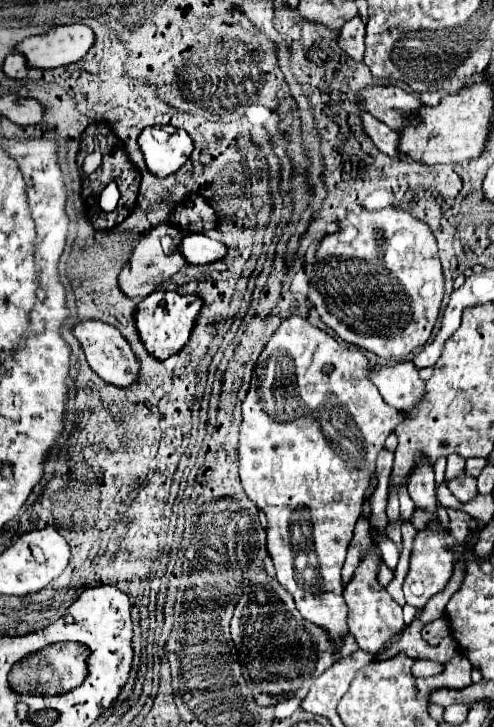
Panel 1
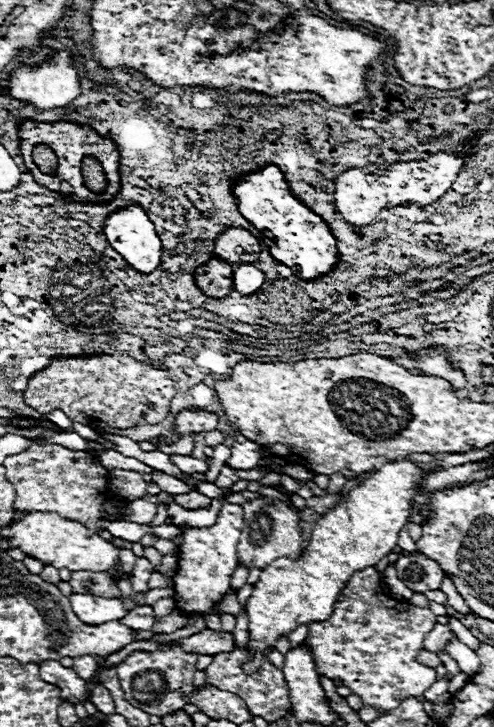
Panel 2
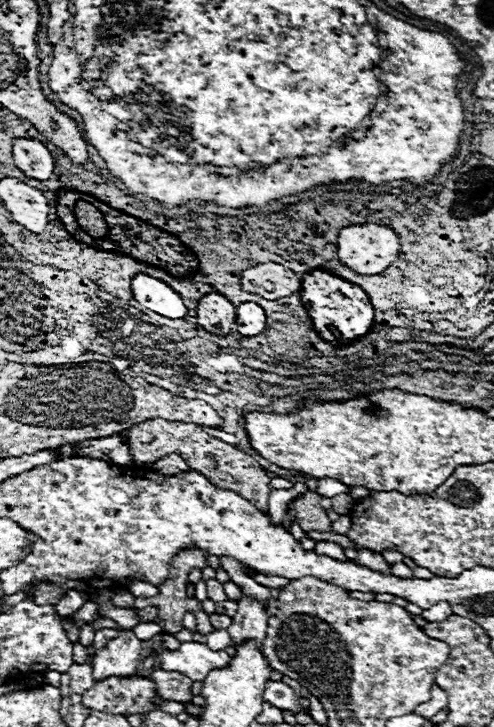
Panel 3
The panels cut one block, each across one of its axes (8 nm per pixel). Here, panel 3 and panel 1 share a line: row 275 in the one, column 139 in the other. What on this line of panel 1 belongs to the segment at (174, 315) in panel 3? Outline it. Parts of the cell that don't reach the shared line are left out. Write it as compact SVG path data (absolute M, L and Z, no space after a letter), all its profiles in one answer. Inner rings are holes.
M160 126L164 132L170 132L168 142L158 142L152 134L152 128L144 128L138 144L140 150L144 154L146 166L150 172L154 172L156 176L170 176L176 170L180 170L192 156L194 150L194 140L190 138L190 134L182 128L176 126Z

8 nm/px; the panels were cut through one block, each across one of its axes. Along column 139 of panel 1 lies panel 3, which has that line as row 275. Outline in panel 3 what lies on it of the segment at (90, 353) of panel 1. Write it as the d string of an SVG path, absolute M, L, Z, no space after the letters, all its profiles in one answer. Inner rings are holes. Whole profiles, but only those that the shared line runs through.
M346 226L338 236L338 258L362 276L382 274L396 258L400 240L388 226Z

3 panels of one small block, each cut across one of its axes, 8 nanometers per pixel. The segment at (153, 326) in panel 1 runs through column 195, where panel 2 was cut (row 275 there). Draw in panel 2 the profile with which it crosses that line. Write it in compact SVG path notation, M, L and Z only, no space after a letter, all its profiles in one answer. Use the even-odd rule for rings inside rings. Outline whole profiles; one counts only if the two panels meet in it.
M266 166L260 172L244 176L234 186L234 196L240 214L262 232L262 240L270 254L288 266L296 278L310 282L334 270L340 260L336 238L320 216L316 216L308 206L290 194L284 176L276 166Z

